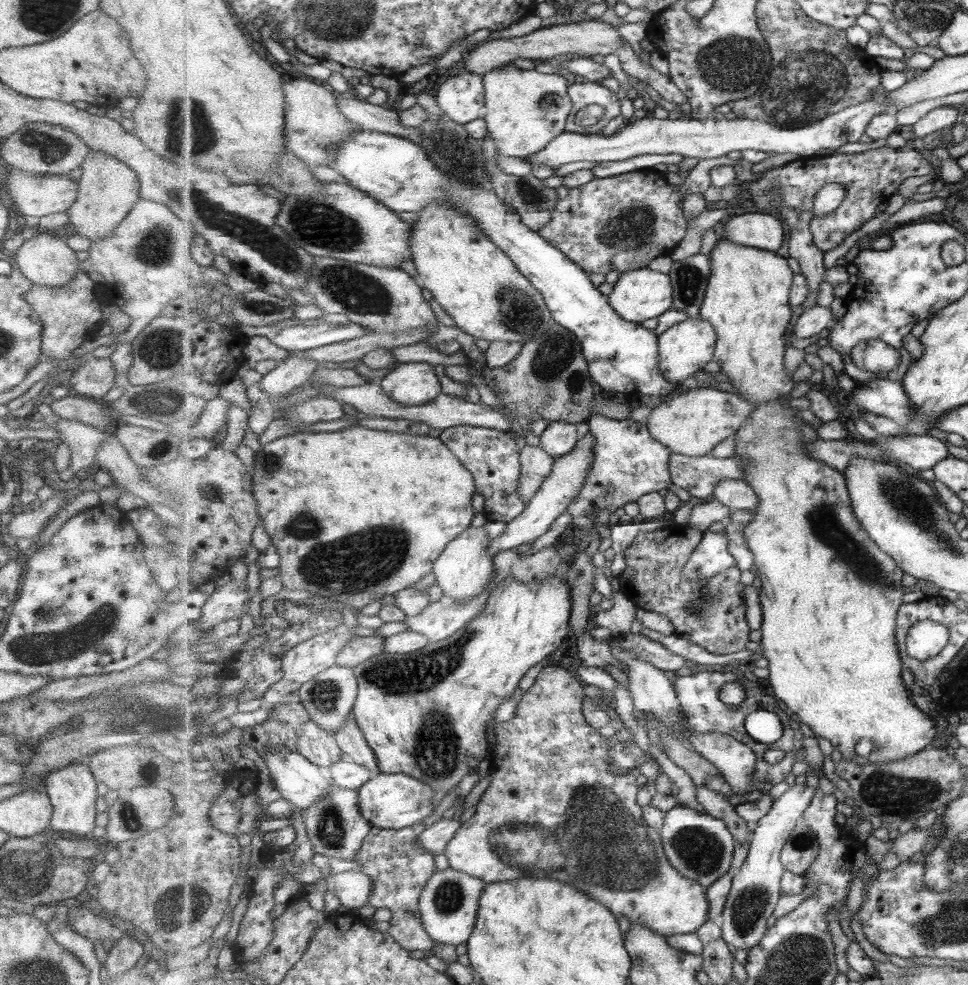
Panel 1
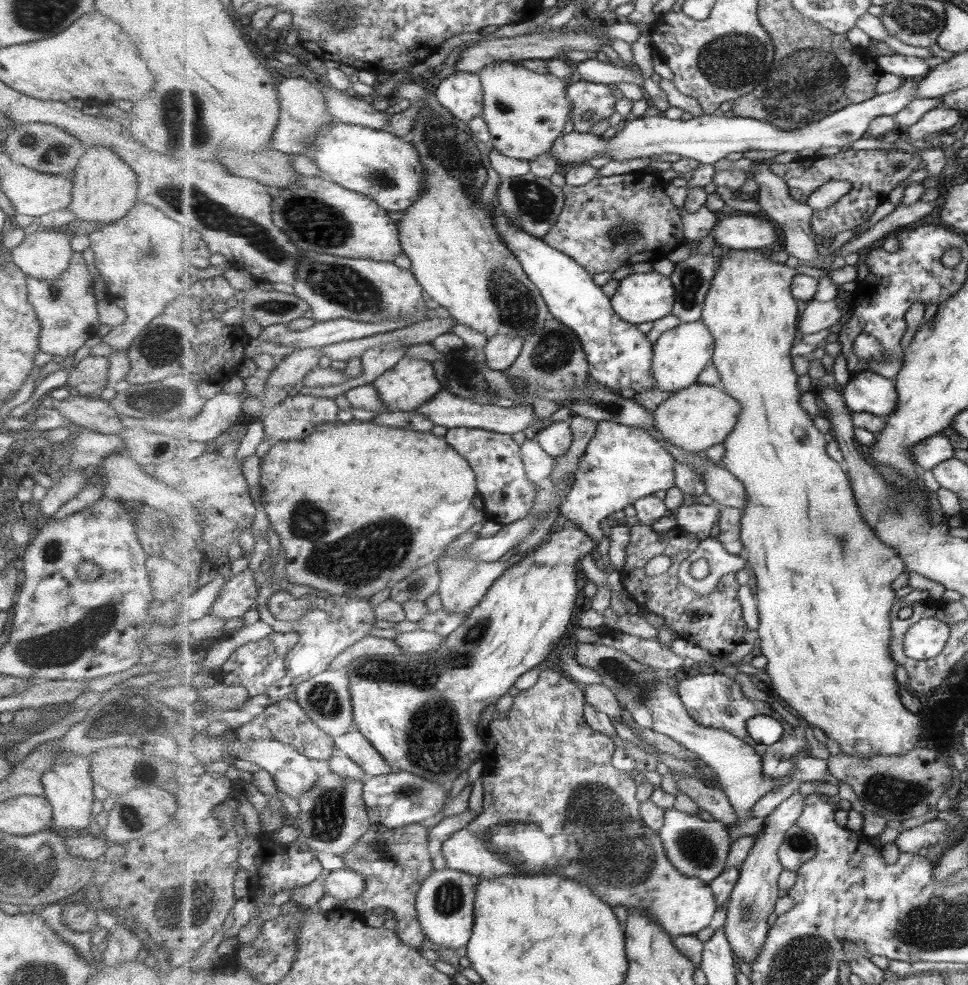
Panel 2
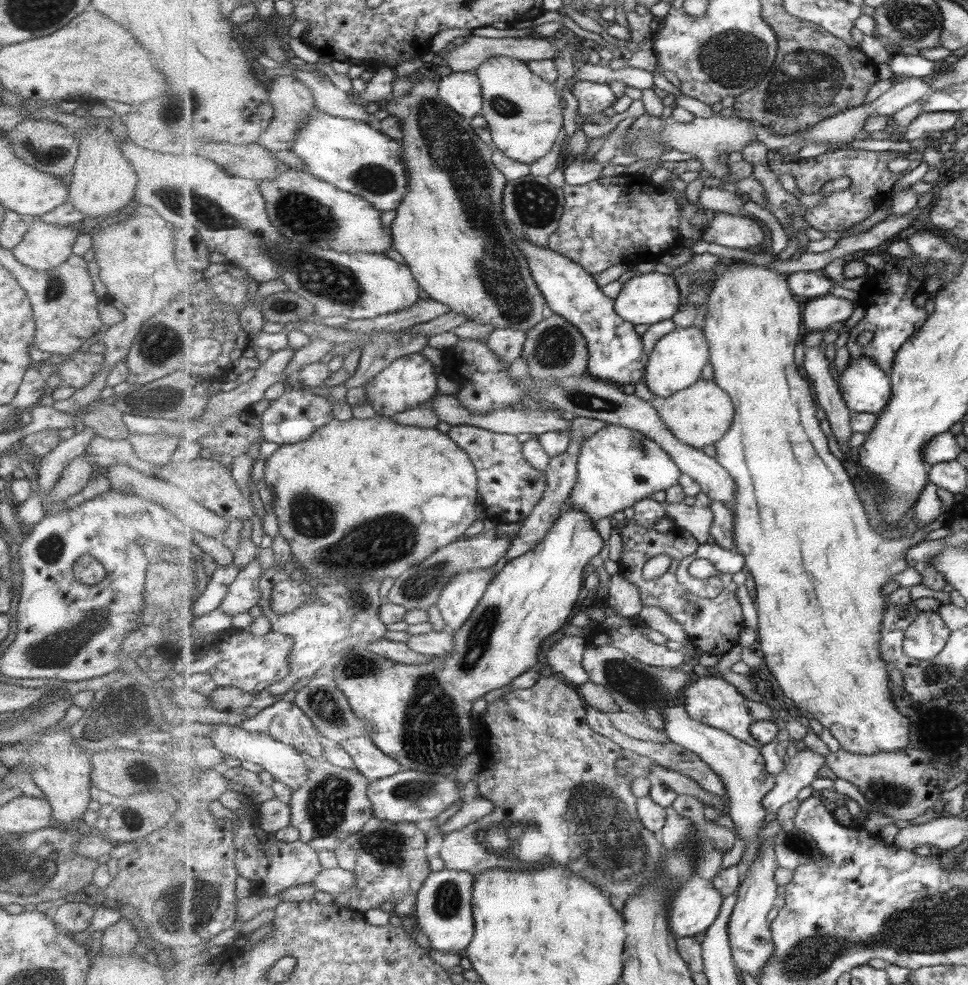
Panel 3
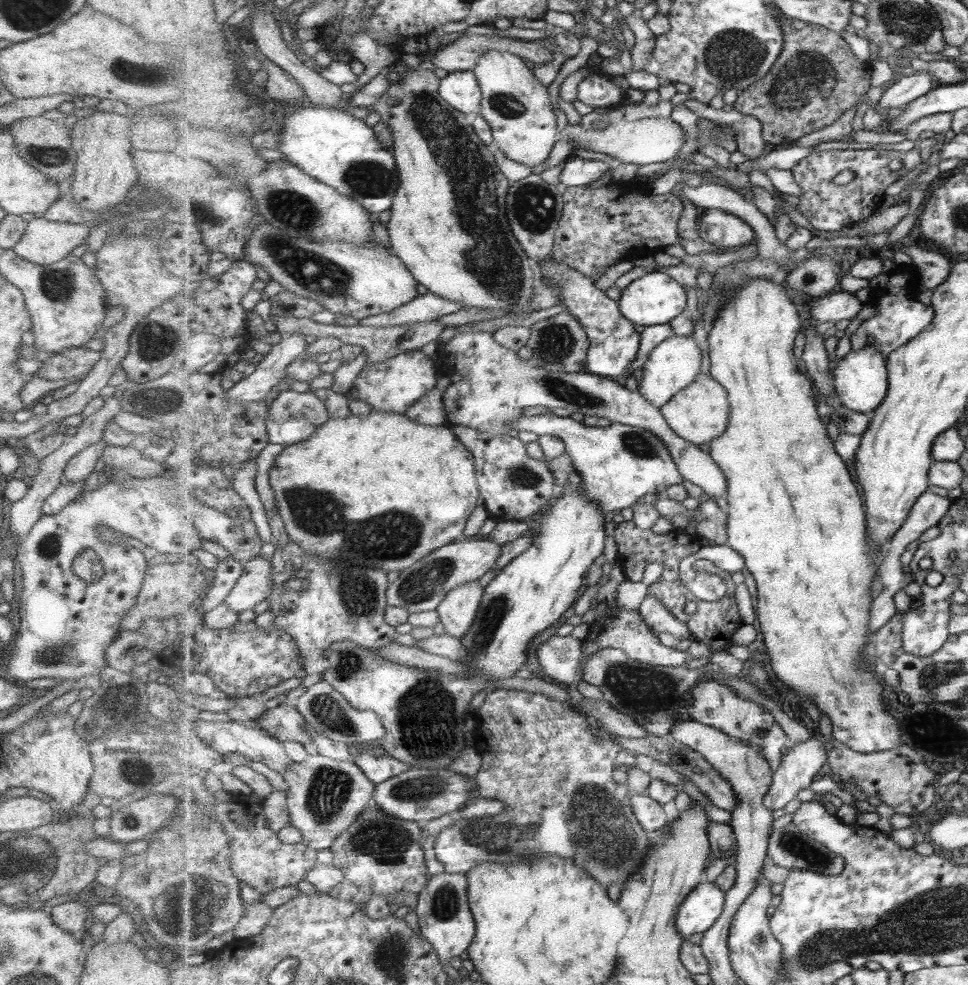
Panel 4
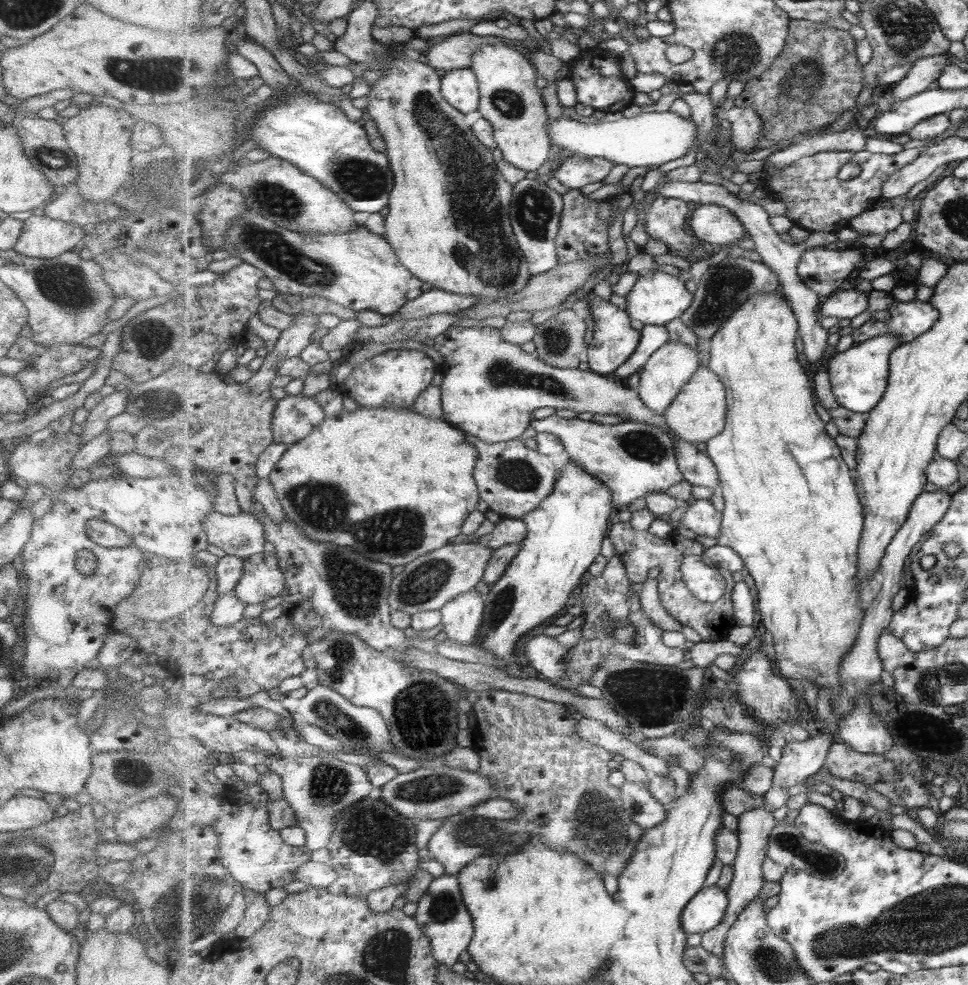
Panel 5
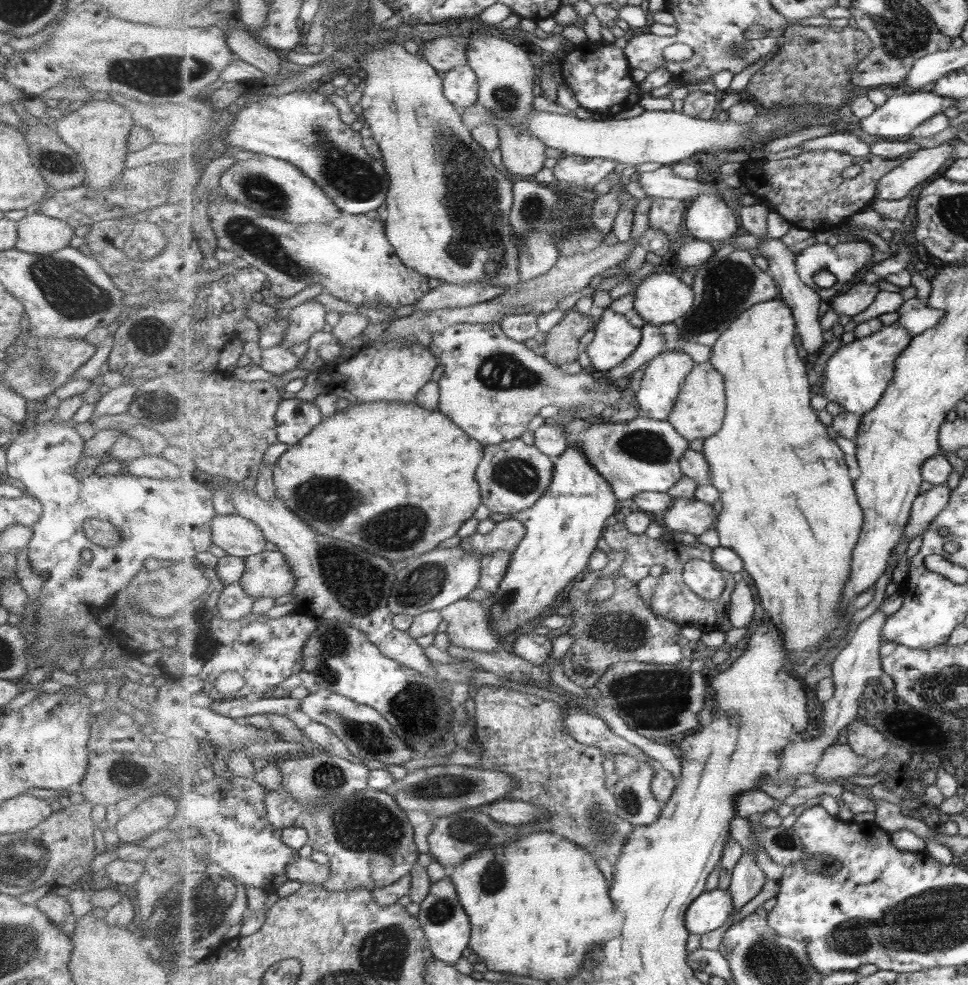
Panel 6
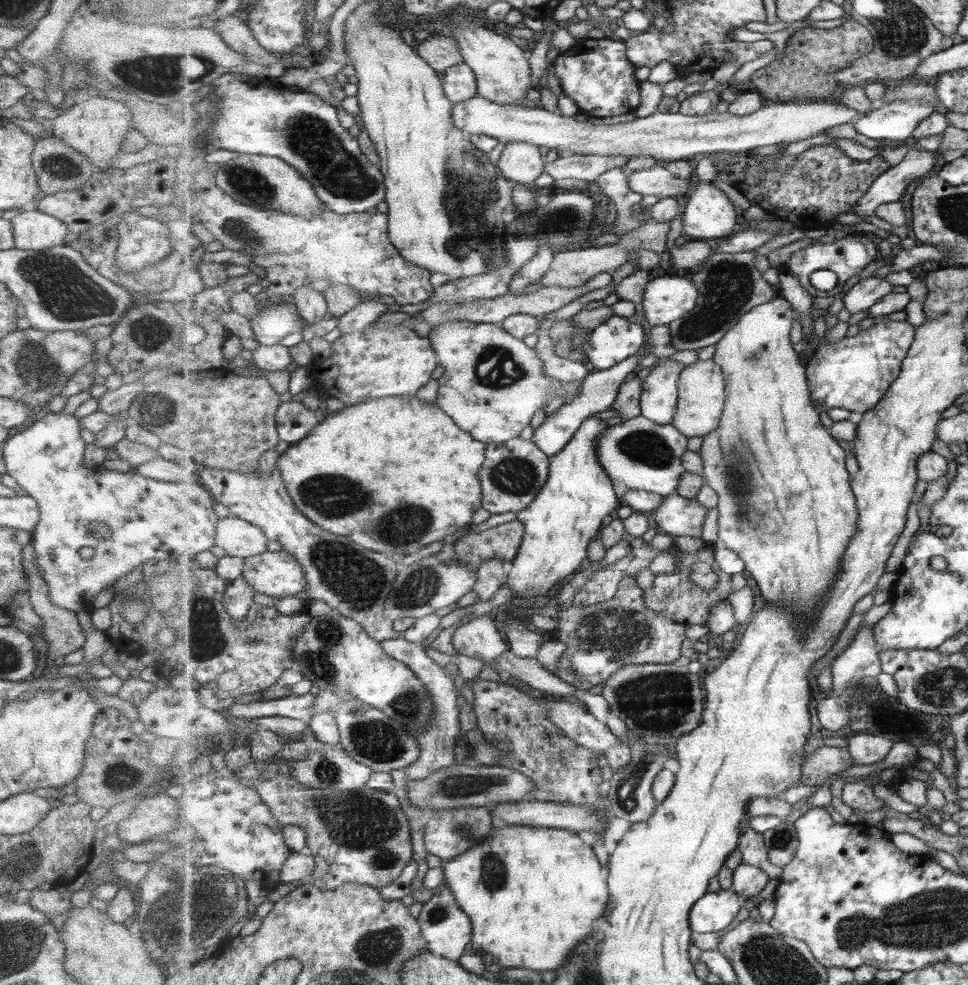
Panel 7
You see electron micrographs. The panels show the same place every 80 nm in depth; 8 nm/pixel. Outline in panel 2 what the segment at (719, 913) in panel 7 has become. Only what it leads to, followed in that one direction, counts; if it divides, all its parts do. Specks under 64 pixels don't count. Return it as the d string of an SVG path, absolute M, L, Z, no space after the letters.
M545 669L540 672L538 681L529 689L521 690L514 698L513 705L505 715L497 715L497 711L492 715L492 721L487 726L489 735L486 737L488 749L482 758L484 768L482 774L483 786L483 804L482 811L471 821L467 827L451 836L443 843L443 856L448 862L448 868L459 870L460 872L470 873L481 880L493 879L499 876L511 875L545 875L561 874L567 878L573 878L581 883L591 884L595 888L595 894L601 900L607 900L611 906L623 905L628 912L643 911L650 918L656 920L665 932L672 936L695 935L707 928L713 920L713 914L719 909L715 893L709 883L683 875L675 865L669 861L666 848L663 845L662 838L659 837L655 829L646 826L642 813L640 812L640 800L638 799L637 782L633 780L633 774L627 771L619 770L613 763L614 752L617 744L613 737L606 733L594 729L586 719L586 692L584 686L578 683L574 678L567 676L566 673L559 670Z

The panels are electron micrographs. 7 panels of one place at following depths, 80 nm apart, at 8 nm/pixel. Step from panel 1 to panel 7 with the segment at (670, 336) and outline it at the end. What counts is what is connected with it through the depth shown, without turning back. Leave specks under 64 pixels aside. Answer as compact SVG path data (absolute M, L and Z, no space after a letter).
M665 359L653 367L640 394L642 416L656 424L673 424L678 412L679 377L685 364Z

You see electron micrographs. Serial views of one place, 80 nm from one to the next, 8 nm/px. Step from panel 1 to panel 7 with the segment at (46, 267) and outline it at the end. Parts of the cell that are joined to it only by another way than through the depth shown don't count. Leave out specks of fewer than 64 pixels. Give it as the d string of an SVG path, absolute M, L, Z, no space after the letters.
M36 208L19 211L10 220L14 247L19 250L41 251L63 245L68 228L64 222L41 214Z

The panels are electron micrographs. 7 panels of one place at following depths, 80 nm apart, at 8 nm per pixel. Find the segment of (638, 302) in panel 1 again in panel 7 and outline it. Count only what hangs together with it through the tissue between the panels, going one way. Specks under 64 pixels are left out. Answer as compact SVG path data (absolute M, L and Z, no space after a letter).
M683 273L668 274L644 286L642 310L652 326L669 325L696 307L699 289Z

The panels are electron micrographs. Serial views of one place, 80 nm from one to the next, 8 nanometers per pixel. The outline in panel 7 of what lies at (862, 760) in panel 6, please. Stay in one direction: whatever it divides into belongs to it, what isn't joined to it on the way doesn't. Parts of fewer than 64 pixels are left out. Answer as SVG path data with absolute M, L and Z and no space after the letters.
M817 743L815 751L803 763L802 782L819 787L831 778L831 774L847 770L854 762L855 759L848 746L833 747Z

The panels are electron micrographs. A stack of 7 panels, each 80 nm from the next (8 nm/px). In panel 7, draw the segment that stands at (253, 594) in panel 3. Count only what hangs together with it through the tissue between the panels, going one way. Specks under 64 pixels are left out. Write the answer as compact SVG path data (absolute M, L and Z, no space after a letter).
M265 551L244 562L243 577L267 596L293 596L307 586L302 564L289 551Z

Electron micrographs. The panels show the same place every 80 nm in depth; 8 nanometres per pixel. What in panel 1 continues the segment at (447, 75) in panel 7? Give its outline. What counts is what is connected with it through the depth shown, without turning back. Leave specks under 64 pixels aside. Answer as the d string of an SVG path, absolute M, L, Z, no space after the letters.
M465 71L449 76L436 96L442 110L455 122L467 124L483 118L486 107L486 86L483 75Z

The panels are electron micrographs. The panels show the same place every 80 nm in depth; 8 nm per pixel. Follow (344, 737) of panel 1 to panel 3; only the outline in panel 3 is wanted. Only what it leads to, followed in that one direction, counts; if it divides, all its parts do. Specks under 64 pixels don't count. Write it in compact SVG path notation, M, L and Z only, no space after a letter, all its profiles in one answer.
M353 737L342 740L340 745L353 757L358 771L371 781L384 779L405 770L405 766L385 754L371 737Z

